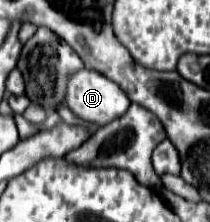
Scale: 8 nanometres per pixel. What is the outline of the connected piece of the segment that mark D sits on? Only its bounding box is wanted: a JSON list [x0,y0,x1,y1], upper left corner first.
[67,69,131,125]

